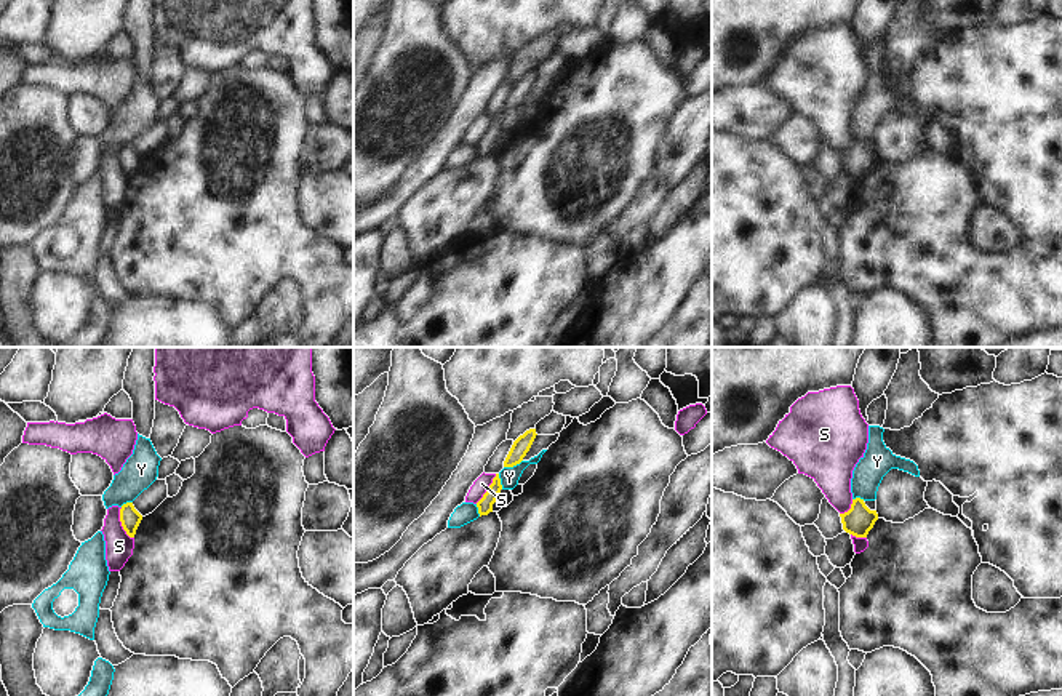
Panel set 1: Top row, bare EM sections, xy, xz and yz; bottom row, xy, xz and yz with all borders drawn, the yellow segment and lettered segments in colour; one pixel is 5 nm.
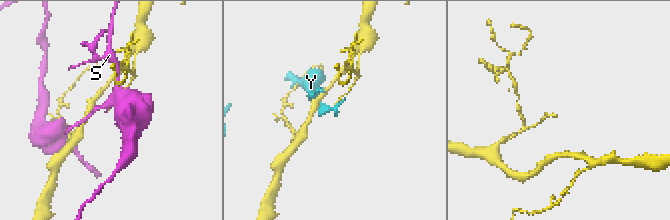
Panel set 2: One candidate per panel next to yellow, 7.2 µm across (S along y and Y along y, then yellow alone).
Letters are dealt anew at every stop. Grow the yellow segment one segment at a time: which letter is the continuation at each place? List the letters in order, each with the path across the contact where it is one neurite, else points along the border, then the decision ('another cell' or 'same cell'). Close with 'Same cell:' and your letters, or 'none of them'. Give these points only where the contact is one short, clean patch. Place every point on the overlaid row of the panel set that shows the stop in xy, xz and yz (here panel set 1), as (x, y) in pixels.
S: another cell
Y: another cell
Same cell: none of them

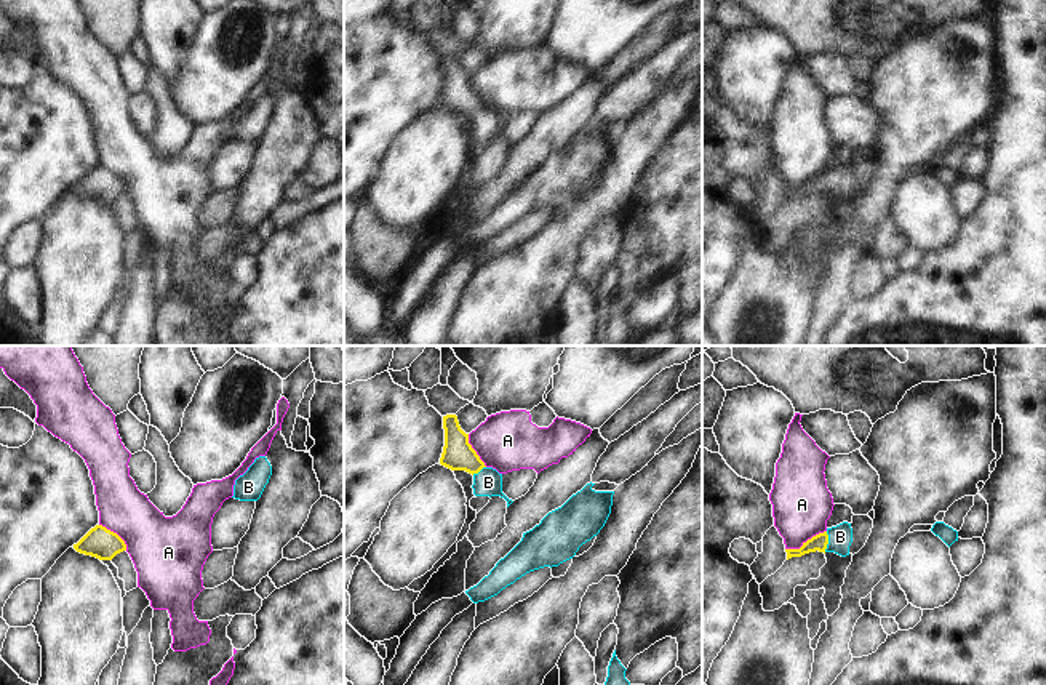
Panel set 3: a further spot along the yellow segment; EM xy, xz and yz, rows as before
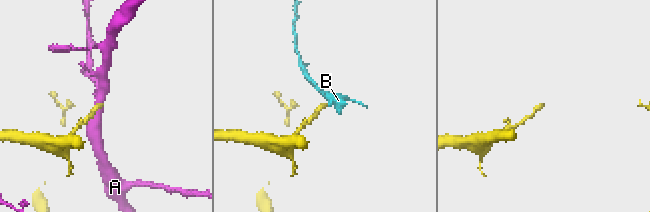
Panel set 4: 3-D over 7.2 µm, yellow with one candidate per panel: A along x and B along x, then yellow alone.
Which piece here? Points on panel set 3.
A: along yz (826, 530), (813, 535), (798, 548), (786, 549) | another cell
B: across yz (819, 543), (827, 541), (840, 536) | same cell
Same cell: B

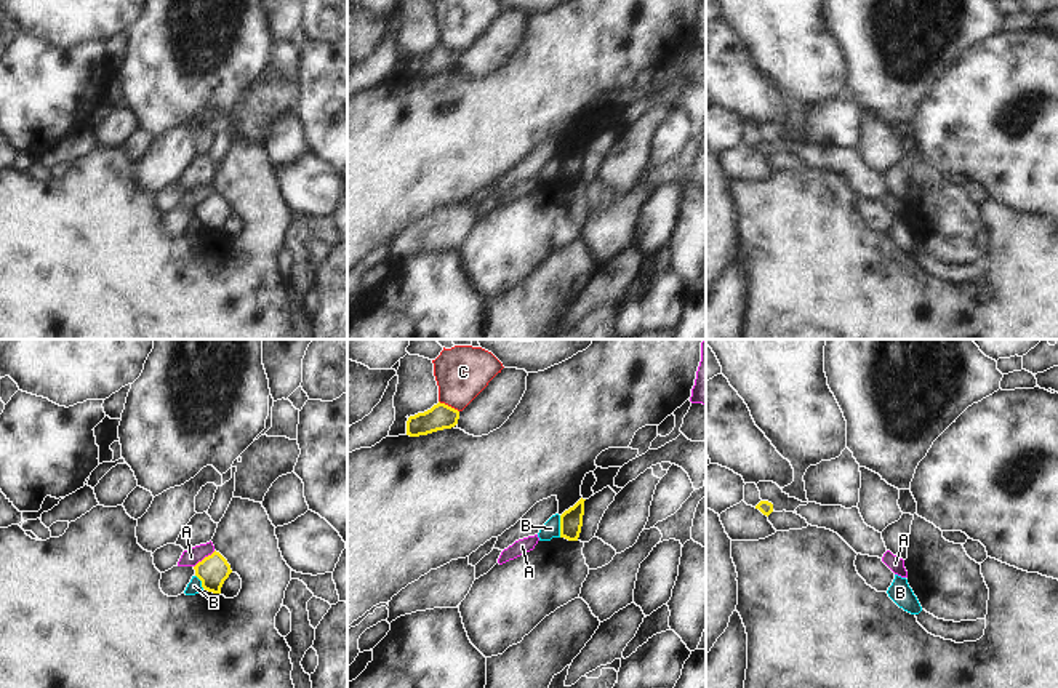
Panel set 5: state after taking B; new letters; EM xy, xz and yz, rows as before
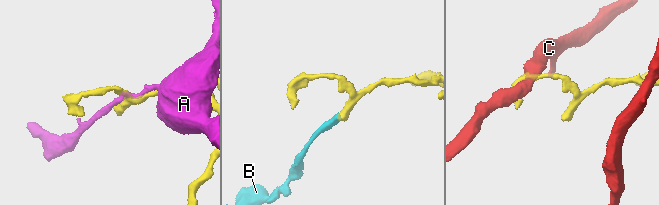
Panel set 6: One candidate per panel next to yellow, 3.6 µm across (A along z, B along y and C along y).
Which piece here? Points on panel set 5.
A: another cell
B: along xz (559, 516), (561, 536) | another cell
C: another cell
Same cell: none of them

